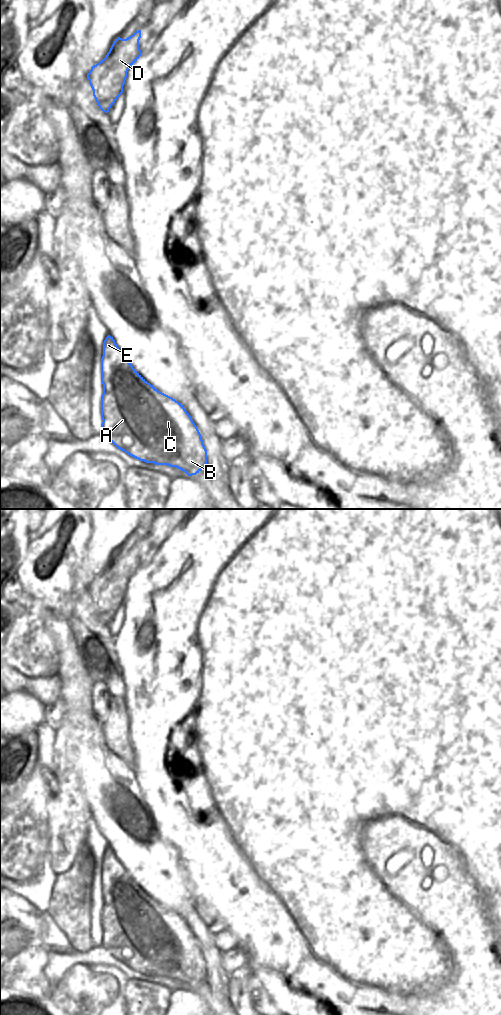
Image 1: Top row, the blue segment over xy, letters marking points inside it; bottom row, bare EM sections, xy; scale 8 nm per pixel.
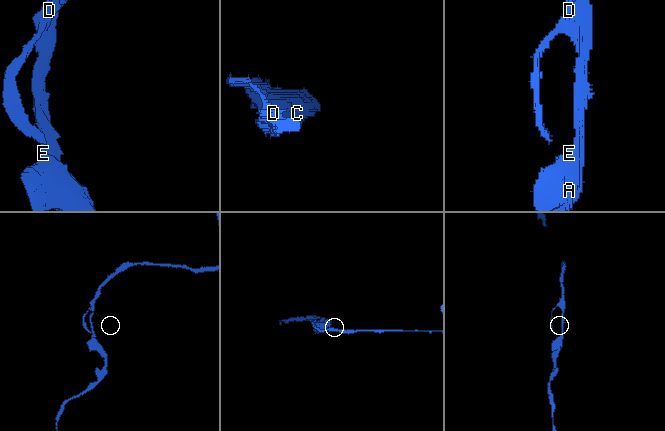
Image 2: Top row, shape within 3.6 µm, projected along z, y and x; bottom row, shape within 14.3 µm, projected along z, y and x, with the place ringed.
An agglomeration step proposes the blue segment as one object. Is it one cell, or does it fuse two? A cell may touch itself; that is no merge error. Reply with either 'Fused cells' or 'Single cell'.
Fused cells.

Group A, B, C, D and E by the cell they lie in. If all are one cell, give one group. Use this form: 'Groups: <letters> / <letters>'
Groups: A B C E / D.

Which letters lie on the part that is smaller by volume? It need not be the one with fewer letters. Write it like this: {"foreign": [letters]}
{"foreign": ["D"]}

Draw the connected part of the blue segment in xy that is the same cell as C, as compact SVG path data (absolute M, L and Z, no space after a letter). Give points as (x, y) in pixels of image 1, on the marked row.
M108 335L101 358L101 435L115 447L146 463L168 465L196 475L207 464L207 450L201 434L183 405L158 391L131 365Z

